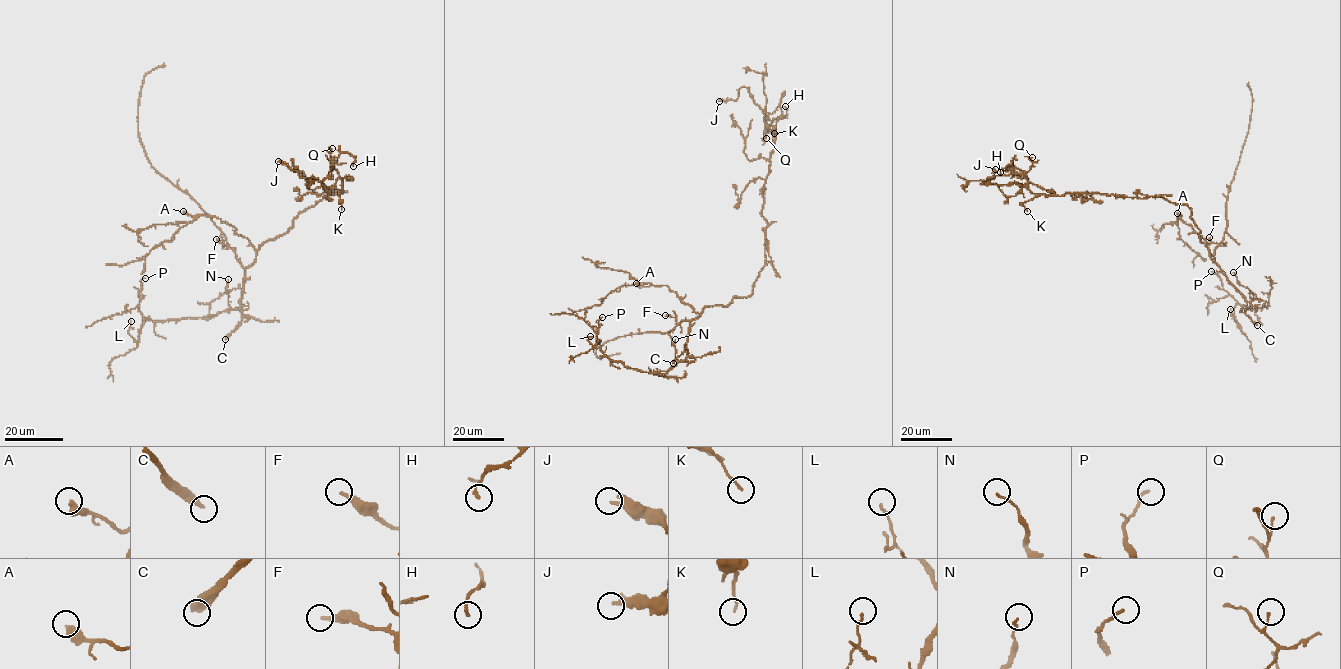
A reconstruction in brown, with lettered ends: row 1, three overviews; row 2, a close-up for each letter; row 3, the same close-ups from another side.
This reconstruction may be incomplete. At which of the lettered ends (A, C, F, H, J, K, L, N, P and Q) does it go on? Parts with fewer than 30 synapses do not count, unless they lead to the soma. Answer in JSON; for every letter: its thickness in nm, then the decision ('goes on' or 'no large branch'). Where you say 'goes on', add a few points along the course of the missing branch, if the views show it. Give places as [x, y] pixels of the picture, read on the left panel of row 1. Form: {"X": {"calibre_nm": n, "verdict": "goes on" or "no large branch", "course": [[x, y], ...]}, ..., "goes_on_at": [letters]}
{"A": {"calibre_nm": 440, "verdict": "no large branch"}, "C": {"calibre_nm": 360, "verdict": "goes on", "course": [[225, 339], [208, 348], [169, 388], [166, 394], [171, 403], [170, 414], [153, 422], [140, 422], [133, 429]]}, "F": {"calibre_nm": 240, "verdict": "no large branch"}, "H": {"calibre_nm": 150, "verdict": "no large branch"}, "J": {"calibre_nm": 320, "verdict": "no large branch"}, "K": {"calibre_nm": 120, "verdict": "no large branch"}, "L": {"calibre_nm": 120, "verdict": "no large branch"}, "N": {"calibre_nm": 110, "verdict": "no large branch"}, "P": {"calibre_nm": 120, "verdict": "no large branch"}, "Q": {"calibre_nm": 110, "verdict": "no large branch"}, "goes_on_at": ["C"]}

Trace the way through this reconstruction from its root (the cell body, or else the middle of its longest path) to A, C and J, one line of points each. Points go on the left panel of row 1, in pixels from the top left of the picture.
A: (293, 222), (287, 232), (266, 240), (256, 250), (218, 217), (191, 216), (183, 211)
C: (293, 222), (287, 232), (265, 241), (256, 253), (256, 259), (244, 270), (240, 302), (241, 321), (225, 339)
J: (293, 222), (343, 182), (337, 178), (329, 193), (317, 178), (305, 179), (278, 161)

